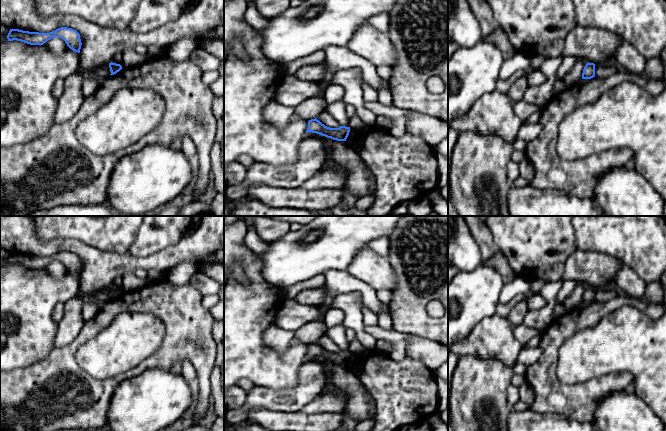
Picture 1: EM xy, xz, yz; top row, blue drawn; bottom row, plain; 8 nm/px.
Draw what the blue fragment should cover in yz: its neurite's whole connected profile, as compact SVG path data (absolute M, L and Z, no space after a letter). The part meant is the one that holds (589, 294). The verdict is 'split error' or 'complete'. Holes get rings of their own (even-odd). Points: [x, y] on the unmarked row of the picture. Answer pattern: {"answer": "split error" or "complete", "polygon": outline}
{"answer": "complete", "polygon": "M587 287L583 293L582 303L591 303L595 301L595 288Z"}

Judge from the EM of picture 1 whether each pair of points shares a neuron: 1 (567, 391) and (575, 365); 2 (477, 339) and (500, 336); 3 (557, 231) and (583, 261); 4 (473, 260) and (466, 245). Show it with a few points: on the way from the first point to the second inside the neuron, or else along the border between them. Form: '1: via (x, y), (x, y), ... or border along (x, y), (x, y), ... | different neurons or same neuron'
1: border along (555, 366), (555, 375), (563, 383), (589, 381) | different neurons
2: via (483, 339), (494, 338) | same neuron
3: border along (577, 248), (569, 256), (563, 272) | different neurons
4: via (469, 256), (466, 253), (466, 249) | same neuron

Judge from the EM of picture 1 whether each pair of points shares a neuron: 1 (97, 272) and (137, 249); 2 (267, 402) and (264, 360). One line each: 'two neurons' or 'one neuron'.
1: two neurons
2: two neurons

